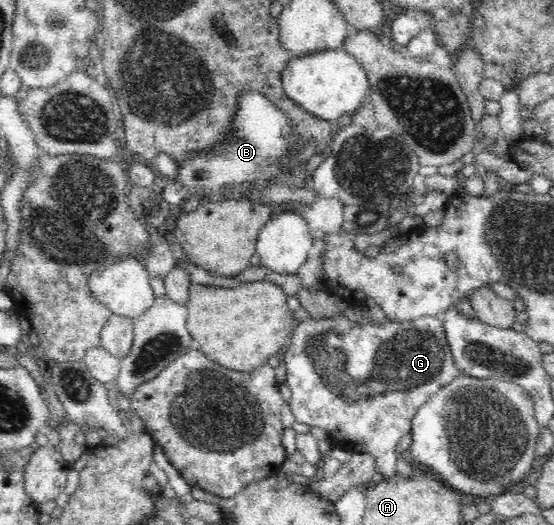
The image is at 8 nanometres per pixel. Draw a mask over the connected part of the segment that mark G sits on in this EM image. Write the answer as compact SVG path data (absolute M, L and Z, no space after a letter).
M339 314L330 318L315 319L311 318L303 322L298 322L289 338L289 343L283 350L283 362L286 367L286 382L291 390L290 409L295 417L295 421L306 423L310 427L321 427L328 433L329 440L336 447L359 453L370 453L376 459L377 472L386 479L391 479L397 475L397 447L399 441L410 433L412 428L412 419L418 410L418 407L428 400L429 396L436 395L445 385L460 376L459 368L455 365L450 345L448 344L444 332L444 316L437 314L434 316L418 317L409 321L397 321L387 319L380 325L371 322L366 318L362 324Z

